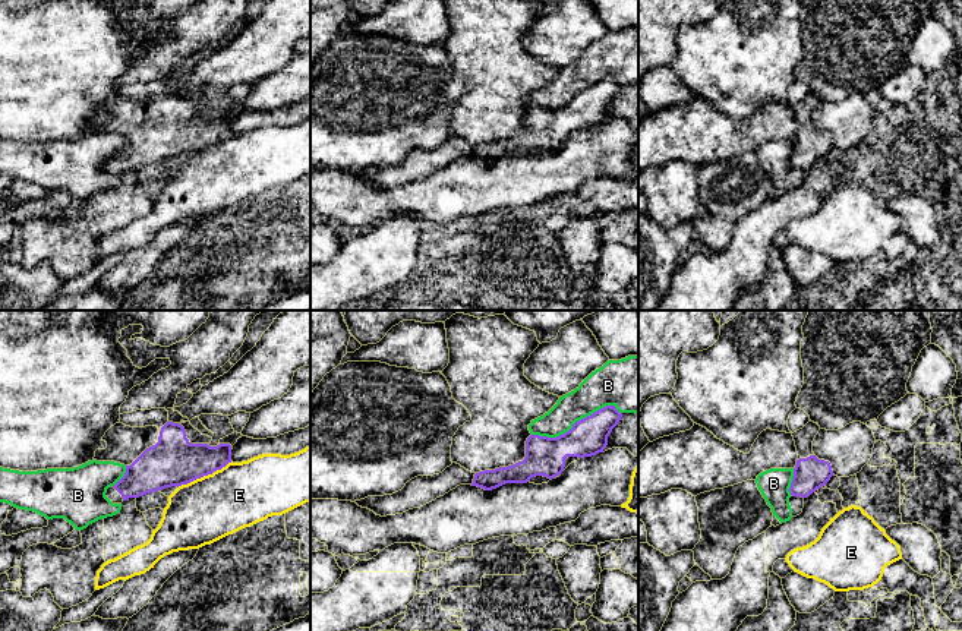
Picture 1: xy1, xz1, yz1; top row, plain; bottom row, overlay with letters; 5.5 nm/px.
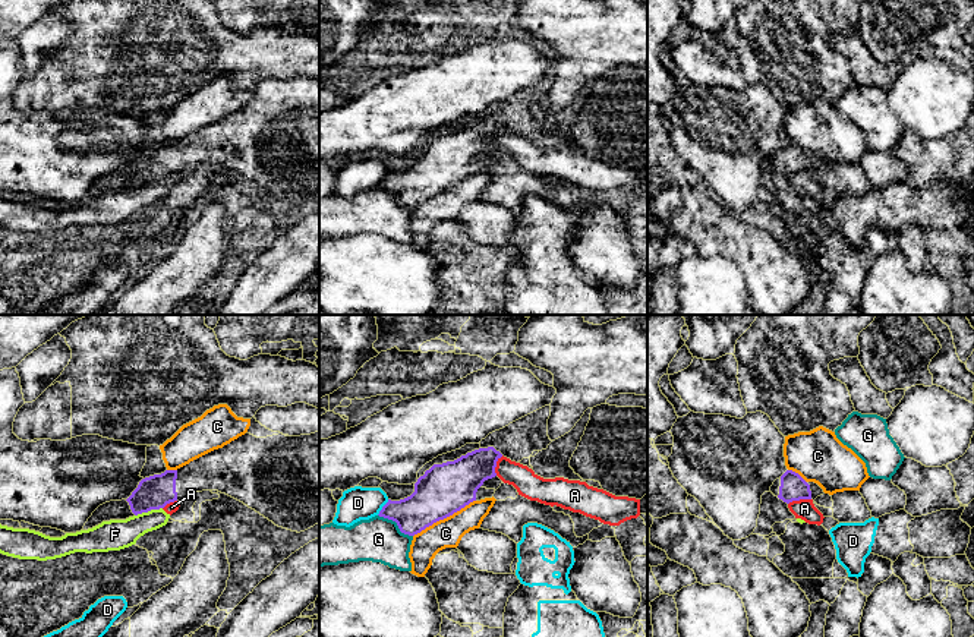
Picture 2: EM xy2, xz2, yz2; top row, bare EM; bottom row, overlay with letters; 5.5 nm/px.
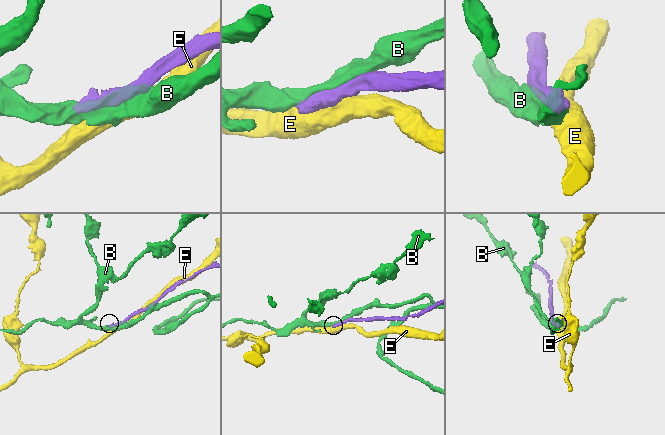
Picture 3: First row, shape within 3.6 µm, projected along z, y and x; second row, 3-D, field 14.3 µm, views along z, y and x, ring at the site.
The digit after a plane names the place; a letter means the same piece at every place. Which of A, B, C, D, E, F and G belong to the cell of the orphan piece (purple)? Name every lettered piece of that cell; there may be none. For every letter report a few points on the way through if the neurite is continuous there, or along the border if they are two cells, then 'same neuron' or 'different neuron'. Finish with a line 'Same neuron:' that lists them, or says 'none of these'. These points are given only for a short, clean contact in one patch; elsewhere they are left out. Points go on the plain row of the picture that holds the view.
A: along yz2 (810, 170), (801, 170), (788, 176) | different neuron
B: different neuron
C: different neuron
D: along xz2 (388, 172), (377, 186) | different neuron
E: along xy1 (232, 133), (177, 160) | different neuron
F: along xy2 (161, 179), (135, 188) | different neuron
G: different neuron
Same neuron: none of these

